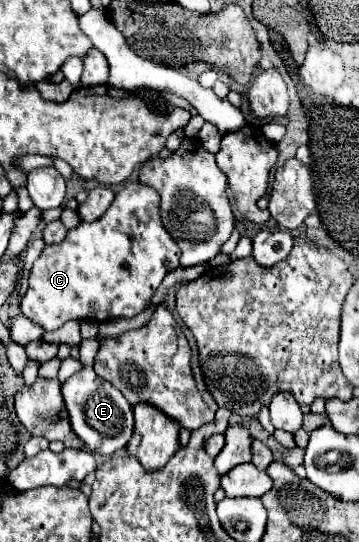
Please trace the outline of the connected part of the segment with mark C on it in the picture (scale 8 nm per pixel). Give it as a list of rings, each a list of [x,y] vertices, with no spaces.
[[[127,182],[125,188],[115,196],[109,210],[93,224],[81,222],[77,228],[69,230],[65,242],[45,246],[41,256],[33,262],[29,272],[29,288],[23,298],[23,314],[33,322],[41,324],[45,330],[57,330],[69,320],[97,320],[105,322],[109,318],[131,318],[143,312],[163,278],[179,266],[181,250],[169,232],[163,230],[159,218],[159,200],[153,188],[145,188],[139,182]]]

